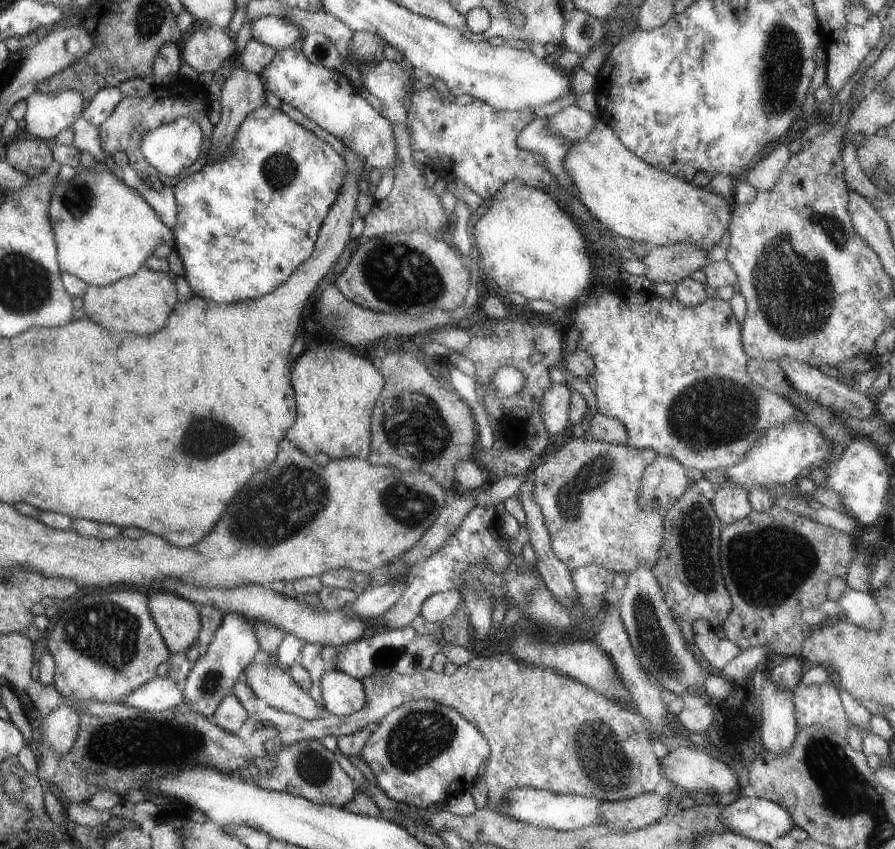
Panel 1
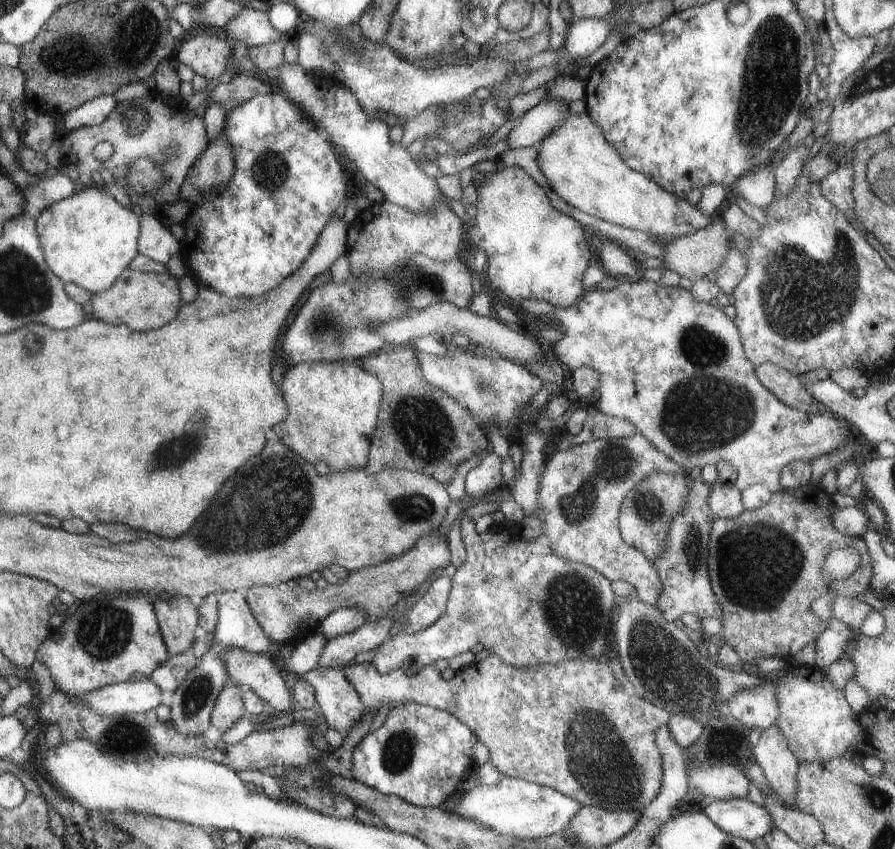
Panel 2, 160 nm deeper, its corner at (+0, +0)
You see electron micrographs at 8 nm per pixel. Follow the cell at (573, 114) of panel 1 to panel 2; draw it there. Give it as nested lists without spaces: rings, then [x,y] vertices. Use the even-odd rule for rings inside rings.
[[[544,98],[520,116],[519,122],[506,134],[508,149],[539,144],[566,117],[567,104]]]

